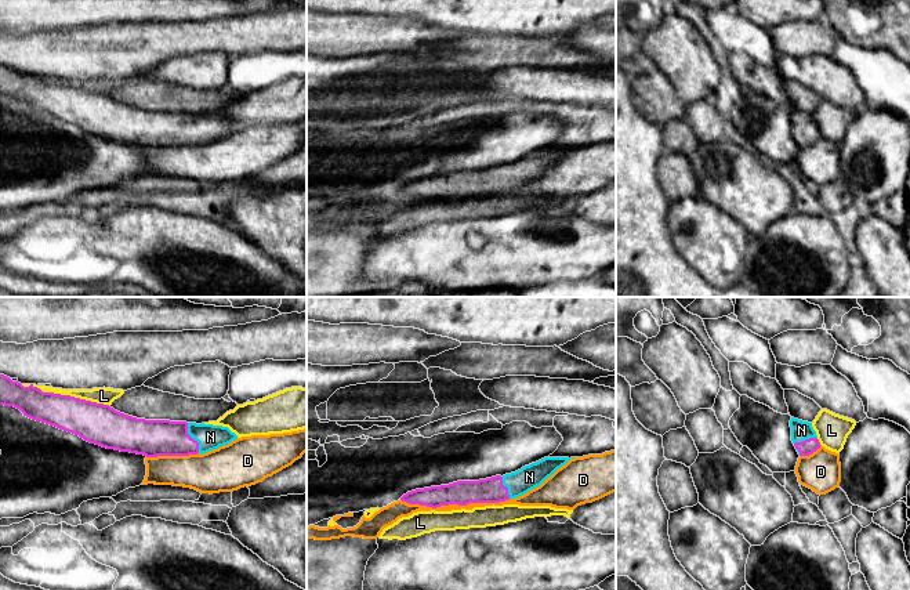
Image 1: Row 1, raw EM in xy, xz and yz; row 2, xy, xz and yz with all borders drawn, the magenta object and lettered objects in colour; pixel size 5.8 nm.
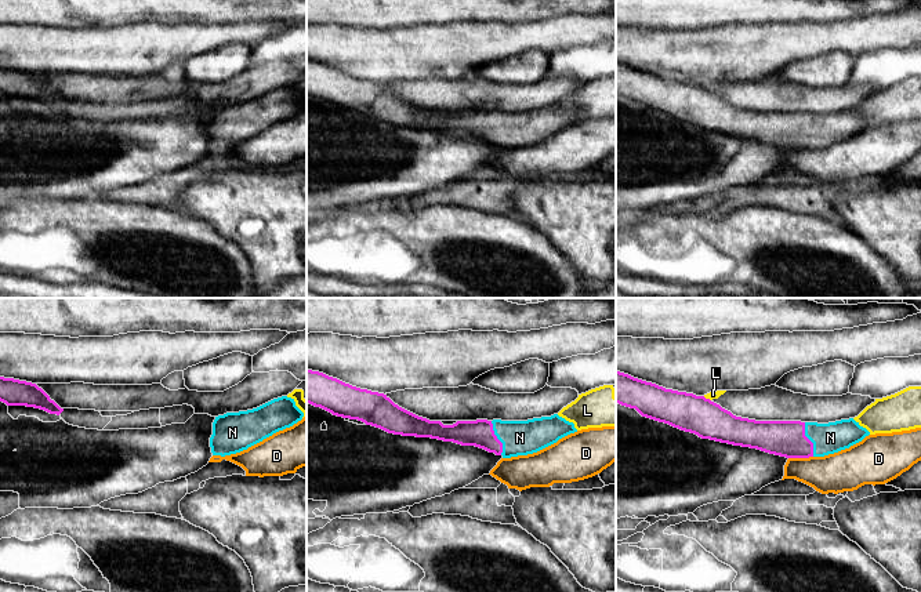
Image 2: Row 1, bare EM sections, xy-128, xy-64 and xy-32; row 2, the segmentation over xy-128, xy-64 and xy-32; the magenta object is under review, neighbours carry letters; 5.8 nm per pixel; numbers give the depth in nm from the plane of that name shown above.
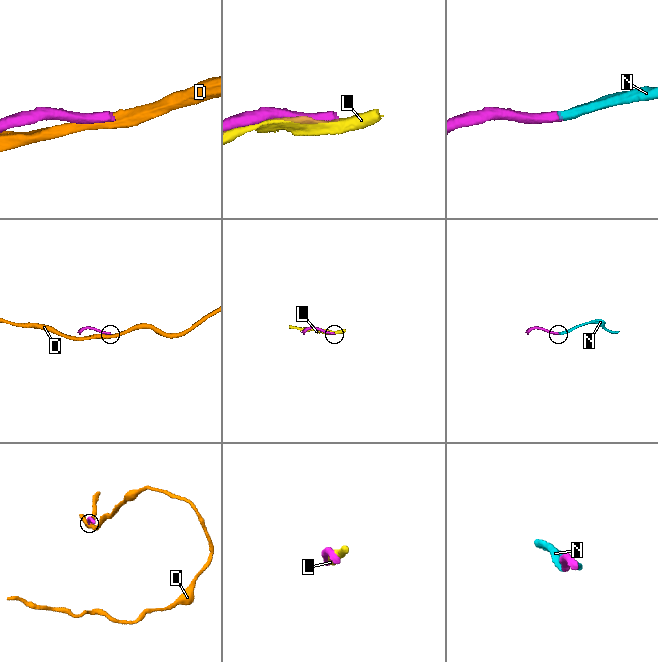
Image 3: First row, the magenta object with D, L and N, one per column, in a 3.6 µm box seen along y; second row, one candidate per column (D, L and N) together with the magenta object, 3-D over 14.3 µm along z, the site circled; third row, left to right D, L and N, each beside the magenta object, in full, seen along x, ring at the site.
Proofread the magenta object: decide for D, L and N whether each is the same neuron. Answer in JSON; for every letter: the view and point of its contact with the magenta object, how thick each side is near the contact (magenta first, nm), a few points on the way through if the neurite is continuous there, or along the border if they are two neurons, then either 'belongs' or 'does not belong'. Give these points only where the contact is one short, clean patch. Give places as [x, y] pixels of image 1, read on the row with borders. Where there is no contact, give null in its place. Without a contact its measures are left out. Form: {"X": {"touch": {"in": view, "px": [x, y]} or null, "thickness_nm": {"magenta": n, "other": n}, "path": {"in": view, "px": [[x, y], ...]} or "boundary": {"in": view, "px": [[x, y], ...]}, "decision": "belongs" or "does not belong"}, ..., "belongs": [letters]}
{"D": {"touch": {"in": "xz", "px": [454, 503]}, "thickness_nm": {"magenta": 140, "other": 50}, "decision": "does not belong"}, "L": {"touch": {"in": "xy", "px": [65, 395]}, "thickness_nm": {"magenta": 240, "other": 100}, "decision": "does not belong"}, "N": {"touch": {"in": "xy", "px": [192, 438]}, "thickness_nm": {"magenta": 220, "other": 150}, "path": {"in": "xy", "px": [[152, 438], [192, 438], [210, 437]]}, "decision": "belongs"}, "belongs": ["N"]}

